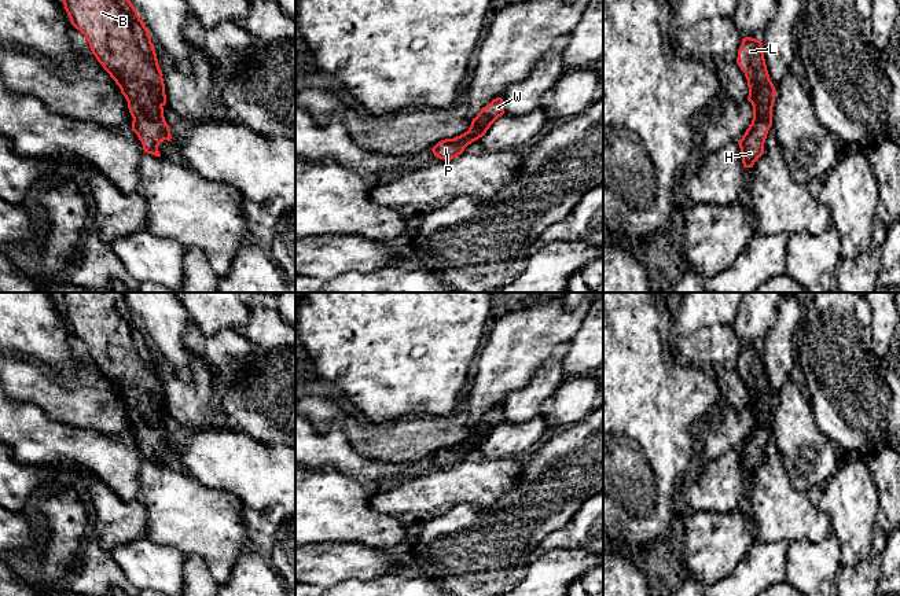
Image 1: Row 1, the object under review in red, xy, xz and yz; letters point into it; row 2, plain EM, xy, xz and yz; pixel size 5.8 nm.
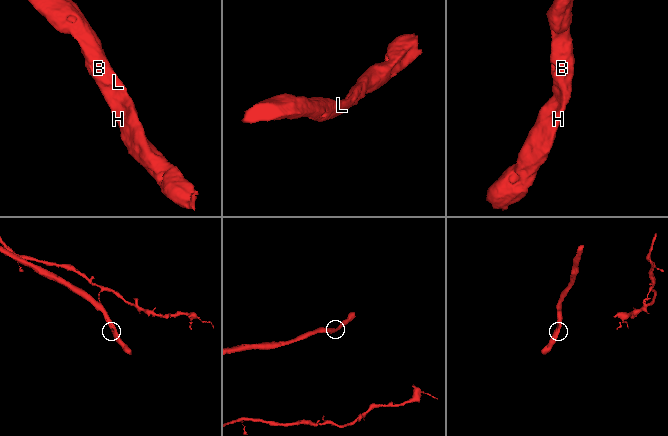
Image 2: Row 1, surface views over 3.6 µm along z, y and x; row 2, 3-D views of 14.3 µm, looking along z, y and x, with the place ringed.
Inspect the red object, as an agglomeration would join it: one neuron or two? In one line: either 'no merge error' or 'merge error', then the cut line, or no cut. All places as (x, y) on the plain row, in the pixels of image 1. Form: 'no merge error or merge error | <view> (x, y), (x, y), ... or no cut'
no merge error | no cut

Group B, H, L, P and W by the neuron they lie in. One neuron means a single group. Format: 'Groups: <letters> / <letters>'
Groups: B H L P W

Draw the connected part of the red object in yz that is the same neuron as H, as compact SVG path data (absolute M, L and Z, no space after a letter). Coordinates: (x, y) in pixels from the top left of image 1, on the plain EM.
M742 346L736 371L747 387L747 408L753 413L752 431L738 450L743 474L753 475L754 470L764 461L764 450L772 434L772 415L776 398L767 378L760 347Z

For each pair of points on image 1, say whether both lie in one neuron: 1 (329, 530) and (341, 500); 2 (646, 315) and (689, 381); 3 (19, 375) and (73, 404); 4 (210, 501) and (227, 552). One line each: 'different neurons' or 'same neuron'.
1: same neuron
2: same neuron
3: same neuron
4: same neuron

